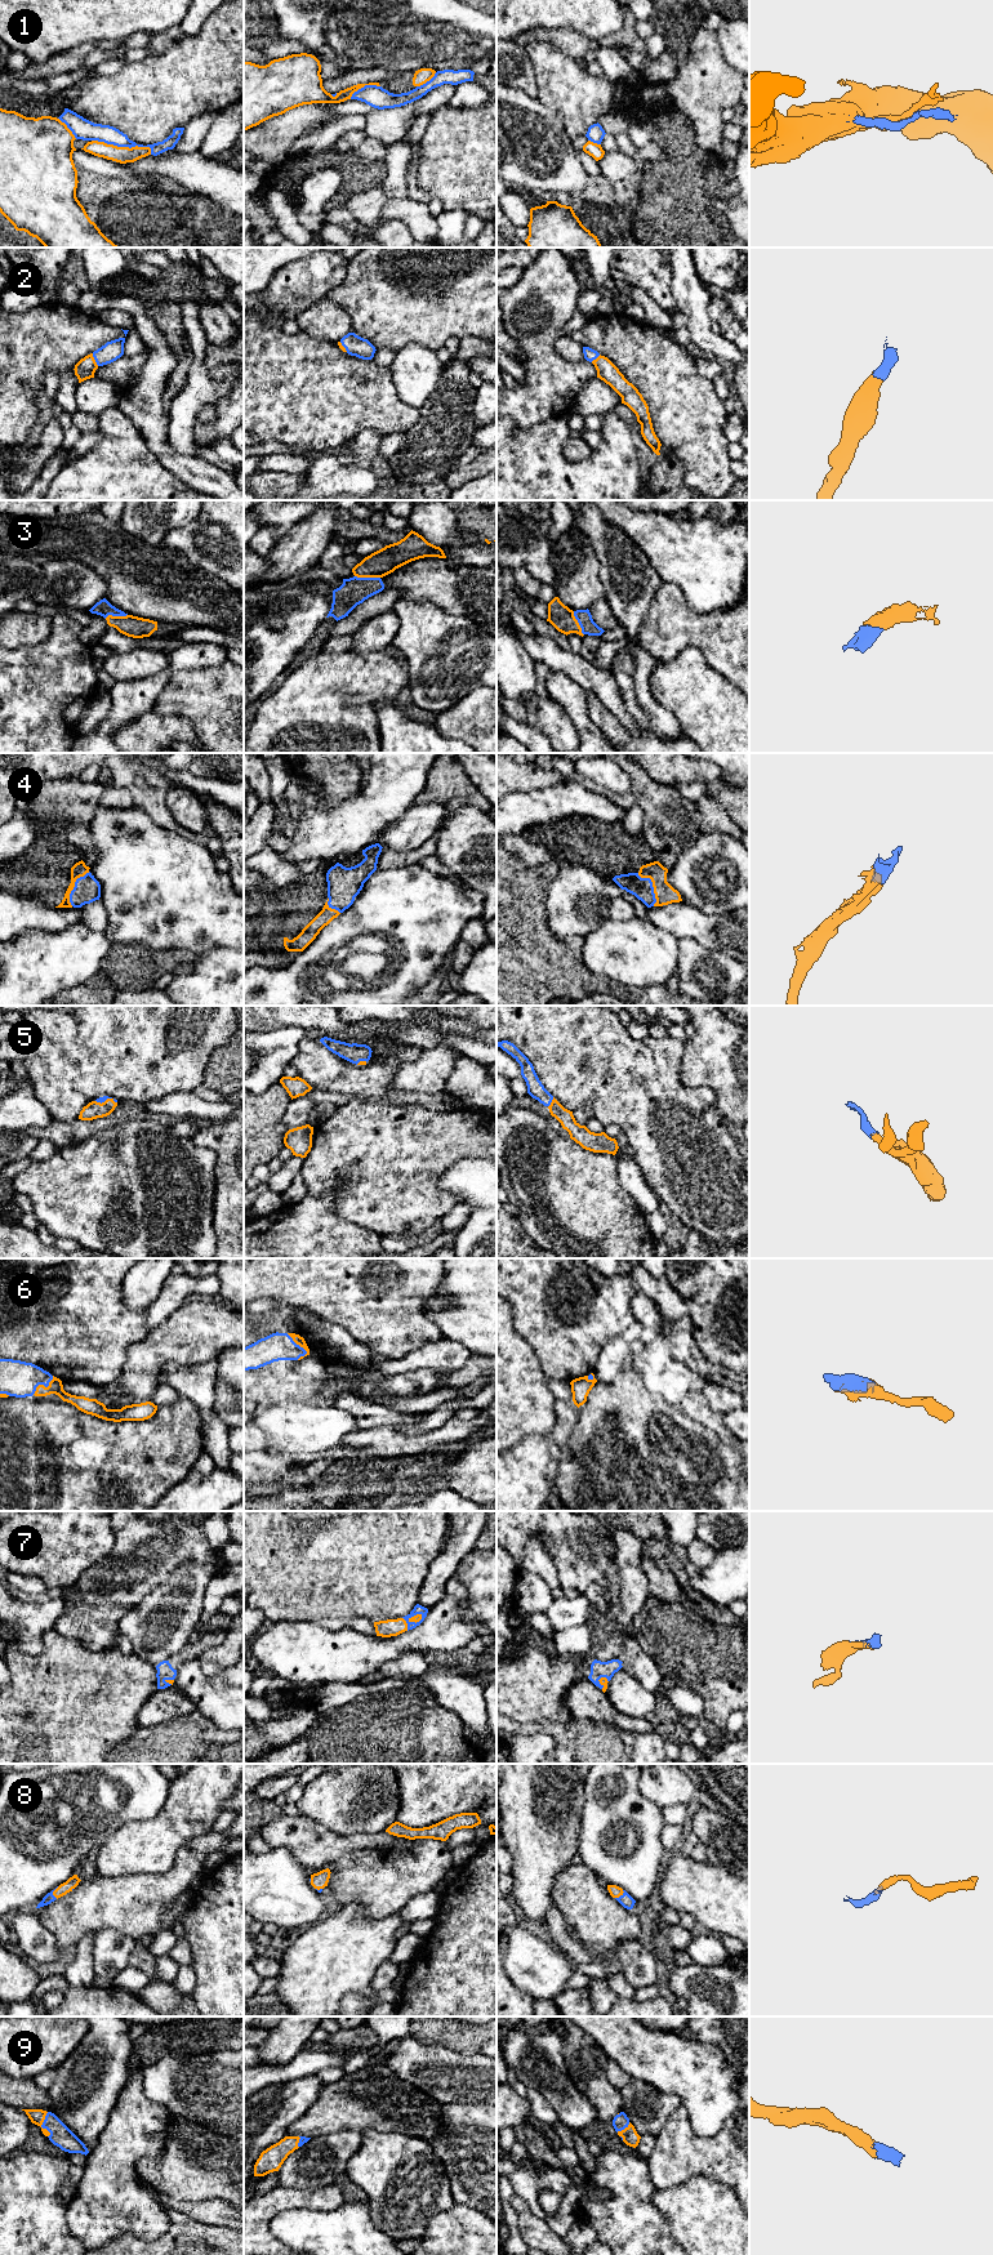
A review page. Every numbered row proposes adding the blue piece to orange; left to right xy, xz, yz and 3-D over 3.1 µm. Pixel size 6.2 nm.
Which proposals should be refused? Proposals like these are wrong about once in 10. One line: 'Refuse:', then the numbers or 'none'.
Refuse: 1

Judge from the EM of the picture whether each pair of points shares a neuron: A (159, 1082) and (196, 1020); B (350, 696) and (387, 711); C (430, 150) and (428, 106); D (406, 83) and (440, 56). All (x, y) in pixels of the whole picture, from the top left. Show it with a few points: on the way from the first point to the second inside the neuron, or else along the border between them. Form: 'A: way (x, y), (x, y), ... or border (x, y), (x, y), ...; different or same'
A: way (159, 1066), (159, 1057), (181, 1035); same
B: border (397, 699), (381, 699), (375, 703), (378, 735); different
C: border (448, 103), (437, 107), (431, 114); different
D: border (414, 71), (397, 72); different

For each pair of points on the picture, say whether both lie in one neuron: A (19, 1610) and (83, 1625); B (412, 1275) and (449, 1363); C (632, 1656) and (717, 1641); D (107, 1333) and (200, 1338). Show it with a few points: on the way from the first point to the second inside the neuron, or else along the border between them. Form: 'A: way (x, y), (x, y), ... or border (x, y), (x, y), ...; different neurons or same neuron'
A: border (66, 1603), (63, 1613), (44, 1634), (43, 1645); different neurons
B: border (442, 1337), (436, 1341), (423, 1342), (412, 1350); different neurons
C: border (628, 1634), (654, 1662), (663, 1678); different neurons
D: border (148, 1332), (141, 1340), (128, 1346), (125, 1359); different neurons

